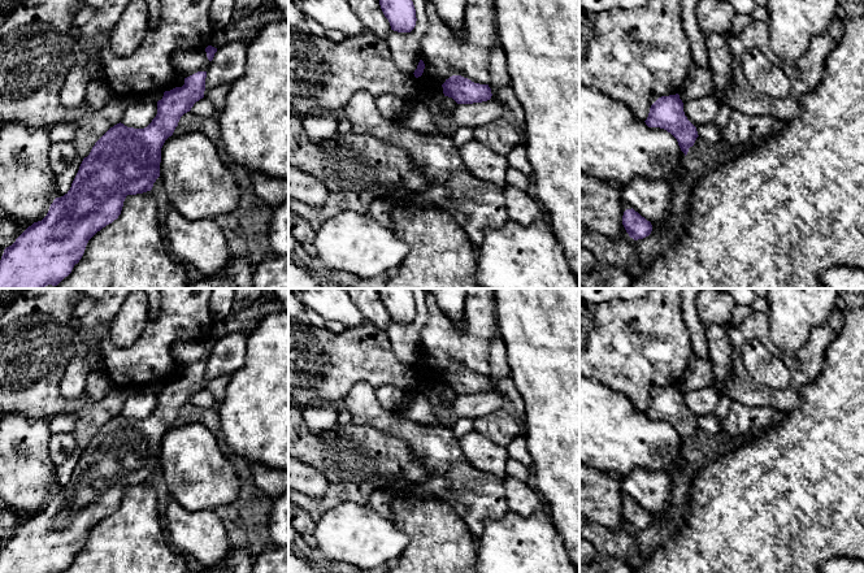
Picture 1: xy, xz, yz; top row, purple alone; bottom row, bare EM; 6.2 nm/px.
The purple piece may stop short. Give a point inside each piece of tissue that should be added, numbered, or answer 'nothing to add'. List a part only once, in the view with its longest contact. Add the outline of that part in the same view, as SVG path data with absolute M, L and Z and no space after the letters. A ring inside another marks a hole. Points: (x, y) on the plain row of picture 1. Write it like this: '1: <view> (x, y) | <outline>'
nothing to add

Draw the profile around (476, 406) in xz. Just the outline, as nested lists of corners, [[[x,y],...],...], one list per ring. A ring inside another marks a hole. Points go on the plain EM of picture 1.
[[[427,383],[421,394],[429,400],[433,413],[437,417],[435,425],[443,429],[452,429],[460,418],[479,418],[500,409],[509,409],[509,400],[496,391],[487,391],[473,395],[457,395],[452,401],[444,404],[442,396],[444,386]]]

